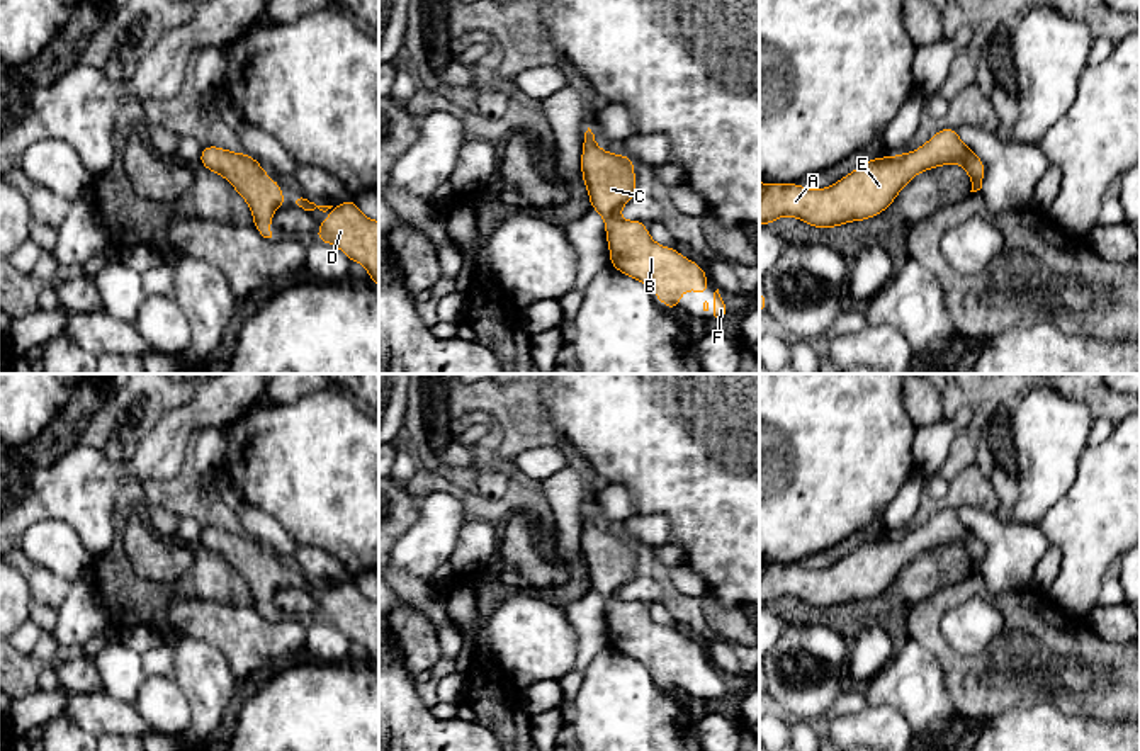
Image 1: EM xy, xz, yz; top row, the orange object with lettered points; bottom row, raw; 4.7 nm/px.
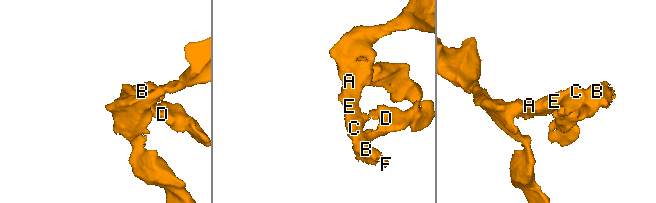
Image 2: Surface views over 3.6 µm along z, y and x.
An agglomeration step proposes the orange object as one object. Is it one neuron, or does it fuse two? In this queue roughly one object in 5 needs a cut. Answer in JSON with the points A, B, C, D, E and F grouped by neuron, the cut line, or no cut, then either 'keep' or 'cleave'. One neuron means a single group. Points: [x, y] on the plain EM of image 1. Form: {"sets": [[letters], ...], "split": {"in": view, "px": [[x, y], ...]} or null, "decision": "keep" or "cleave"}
{"sets": [["A", "B", "C", "D", "E", "F"]], "split": null, "decision": "keep"}

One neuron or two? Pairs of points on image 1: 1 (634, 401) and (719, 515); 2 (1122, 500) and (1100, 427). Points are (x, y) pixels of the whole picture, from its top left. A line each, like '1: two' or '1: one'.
1: one
2: two

